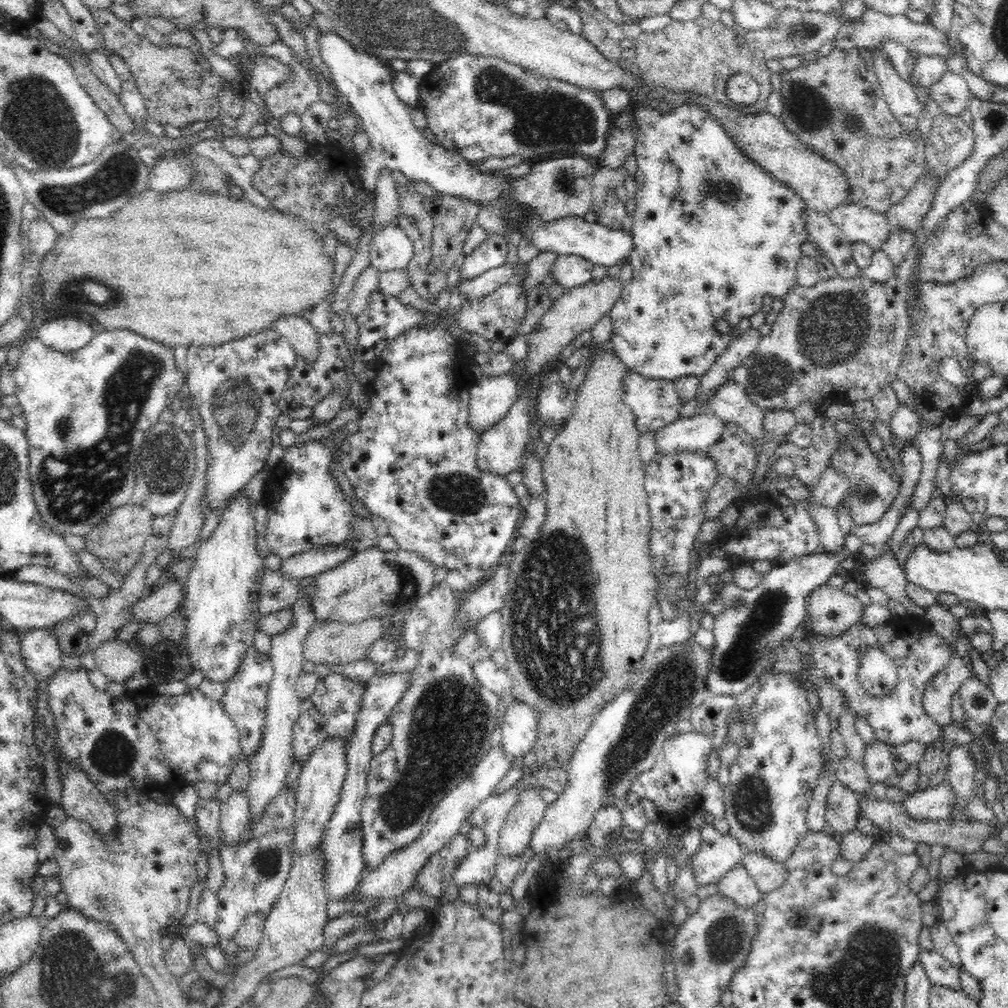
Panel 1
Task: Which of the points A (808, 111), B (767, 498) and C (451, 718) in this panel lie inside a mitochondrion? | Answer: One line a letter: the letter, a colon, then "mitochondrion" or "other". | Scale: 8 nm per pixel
A: mitochondrion
B: other
C: mitochondrion

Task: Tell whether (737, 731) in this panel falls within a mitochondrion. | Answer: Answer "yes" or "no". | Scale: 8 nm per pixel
no

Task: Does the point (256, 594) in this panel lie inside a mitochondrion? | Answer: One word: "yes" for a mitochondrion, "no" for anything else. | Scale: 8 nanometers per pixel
no

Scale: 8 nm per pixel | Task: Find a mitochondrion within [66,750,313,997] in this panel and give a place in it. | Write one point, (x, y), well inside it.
(266, 860)

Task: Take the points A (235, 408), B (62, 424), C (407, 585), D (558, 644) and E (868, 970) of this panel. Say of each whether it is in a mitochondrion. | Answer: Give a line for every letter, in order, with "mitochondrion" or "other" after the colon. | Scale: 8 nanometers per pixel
A: mitochondrion
B: mitochondrion
C: mitochondrion
D: mitochondrion
E: mitochondrion

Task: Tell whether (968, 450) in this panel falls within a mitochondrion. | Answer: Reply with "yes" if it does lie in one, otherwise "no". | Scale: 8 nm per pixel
no

